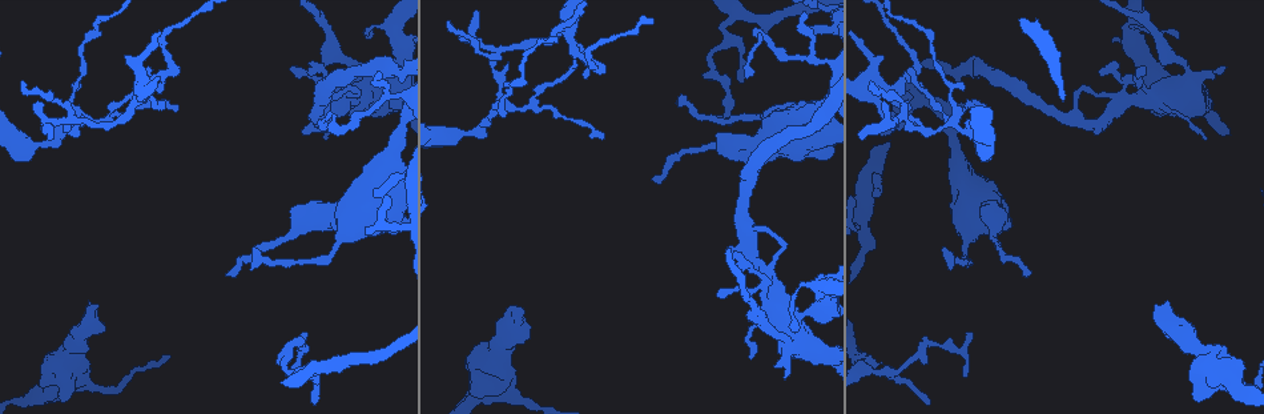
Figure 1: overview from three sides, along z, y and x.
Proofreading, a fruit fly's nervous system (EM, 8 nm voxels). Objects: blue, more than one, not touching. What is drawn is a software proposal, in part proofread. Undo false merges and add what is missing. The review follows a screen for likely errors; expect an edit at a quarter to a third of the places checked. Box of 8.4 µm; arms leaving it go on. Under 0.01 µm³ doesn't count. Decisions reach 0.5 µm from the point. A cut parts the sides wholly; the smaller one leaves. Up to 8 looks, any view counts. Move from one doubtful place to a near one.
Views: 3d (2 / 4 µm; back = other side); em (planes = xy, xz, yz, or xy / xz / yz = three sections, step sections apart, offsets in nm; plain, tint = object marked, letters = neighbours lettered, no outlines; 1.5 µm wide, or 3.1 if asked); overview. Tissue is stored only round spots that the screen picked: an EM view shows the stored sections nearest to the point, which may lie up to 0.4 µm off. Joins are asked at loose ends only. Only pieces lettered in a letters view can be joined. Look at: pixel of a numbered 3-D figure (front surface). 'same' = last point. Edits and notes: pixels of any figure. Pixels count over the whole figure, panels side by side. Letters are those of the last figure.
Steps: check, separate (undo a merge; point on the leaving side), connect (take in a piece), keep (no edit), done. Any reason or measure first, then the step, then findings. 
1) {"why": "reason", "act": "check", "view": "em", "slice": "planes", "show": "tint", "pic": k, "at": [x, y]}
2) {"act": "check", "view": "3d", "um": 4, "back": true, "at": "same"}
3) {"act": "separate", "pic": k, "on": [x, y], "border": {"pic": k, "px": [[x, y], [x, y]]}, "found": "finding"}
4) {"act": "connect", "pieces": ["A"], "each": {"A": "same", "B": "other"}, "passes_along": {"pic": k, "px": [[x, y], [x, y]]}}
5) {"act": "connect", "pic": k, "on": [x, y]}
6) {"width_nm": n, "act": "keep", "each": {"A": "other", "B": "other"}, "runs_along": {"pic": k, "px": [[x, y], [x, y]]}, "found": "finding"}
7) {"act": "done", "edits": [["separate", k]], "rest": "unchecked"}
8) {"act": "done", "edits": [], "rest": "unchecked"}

{"why": "calibre changes", "act": "check", "view": "em", "slice": "xy", "step": 8, "show": "tint", "pic": 1, "at": [981, 144]}

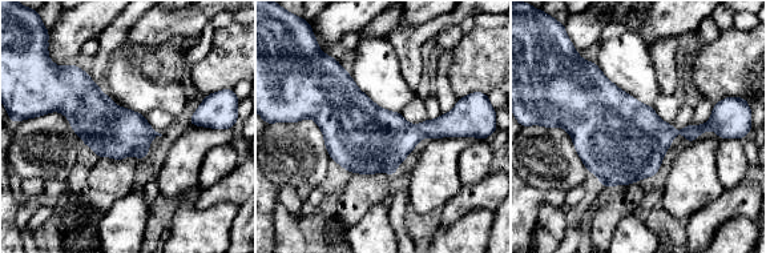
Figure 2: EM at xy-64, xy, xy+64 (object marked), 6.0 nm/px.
{"why": "another direction", "act": "check", "view": "em", "slice": "planes", "show": "tint", "at": "same"}

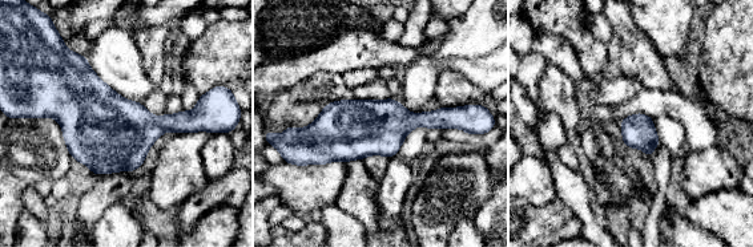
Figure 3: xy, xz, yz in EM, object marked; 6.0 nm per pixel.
{"why": "what lies round it", "act": "check", "view": "em", "slice": "planes", "show": "letters", "at": "same"}

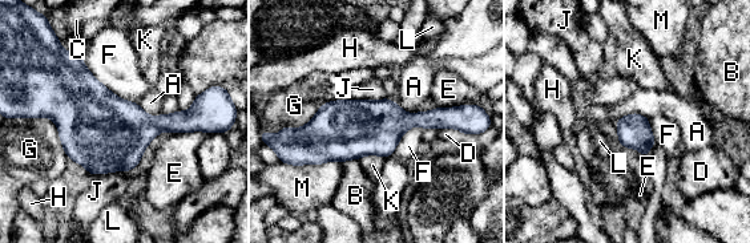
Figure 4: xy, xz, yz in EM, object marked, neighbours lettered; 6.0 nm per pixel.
{"act": "keep", "each": {"A": "other", "B": "other", "C": "other", "D": "other", "E": "other", "F": "other", "G": "other", "H": "other", "J": "other", "K": "other", "L": "other", "M": "other"}, "runs_along": {"pic": 4, "px": [[440, 114], [330, 136], [282, 136]]}, "found": "continuous, no second cell"}

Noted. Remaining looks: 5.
{"why": "tapers out", "act": "check", "view": "em", "slice": "yz", "step": 4, "show": "tint", "pic": 1, "at": [177, 104]}

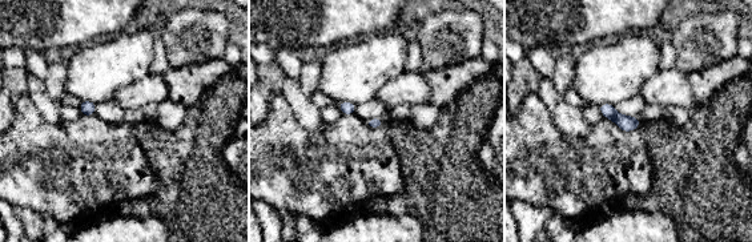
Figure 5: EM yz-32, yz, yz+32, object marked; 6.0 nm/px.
{"act": "check", "view": "em", "slice": "xz", "step": 4, "show": "letters", "at": "same"}

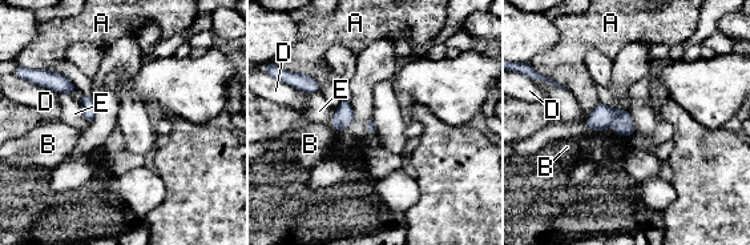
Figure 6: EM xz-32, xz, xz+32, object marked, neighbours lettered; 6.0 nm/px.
{"act": "keep", "each": {"A": "other", "B": "other", "D": "other", "E": "other"}, "found": "no lettered piece goes on from it"}

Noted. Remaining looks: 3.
{"why": "a narrow waist", "act": "check", "view": "em", "slice": "planes", "show": "letters", "pic": 1, "at": [69, 119]}

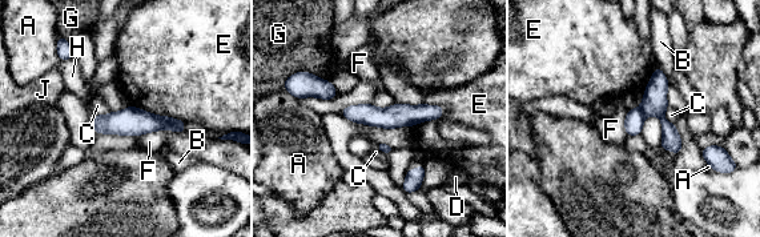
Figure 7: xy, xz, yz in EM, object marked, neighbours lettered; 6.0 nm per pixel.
{"act": "separate", "pic": 7, "on": [654, 103], "each": {"A": "other", "B": "other", "C": "other", "D": "other", "E": "other", "F": "other", "G": "other", "H": "other", "J": "other"}, "border": {"pic": 7, "px": [[639, 108], [644, 116]]}, "found": "a second cell is stuck on"}

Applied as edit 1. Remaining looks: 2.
{"act": "done", "edits": [["separate", 7]], "rest": "unchecked"}

